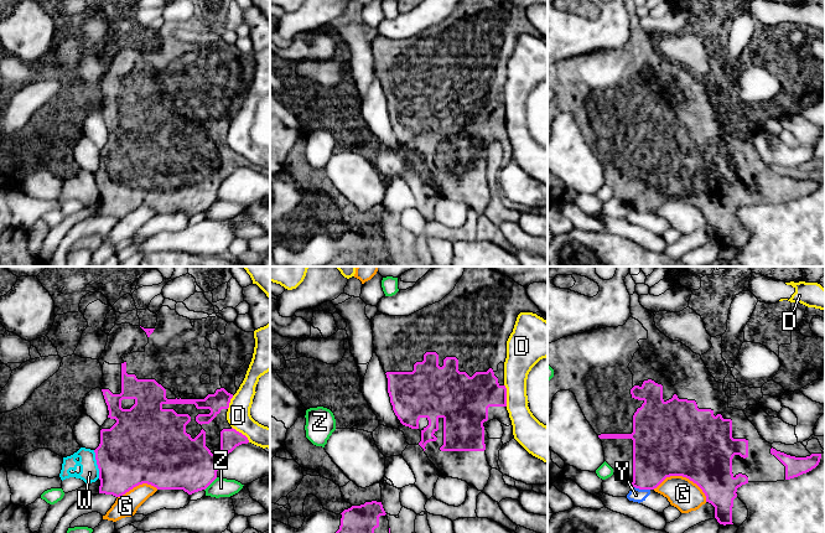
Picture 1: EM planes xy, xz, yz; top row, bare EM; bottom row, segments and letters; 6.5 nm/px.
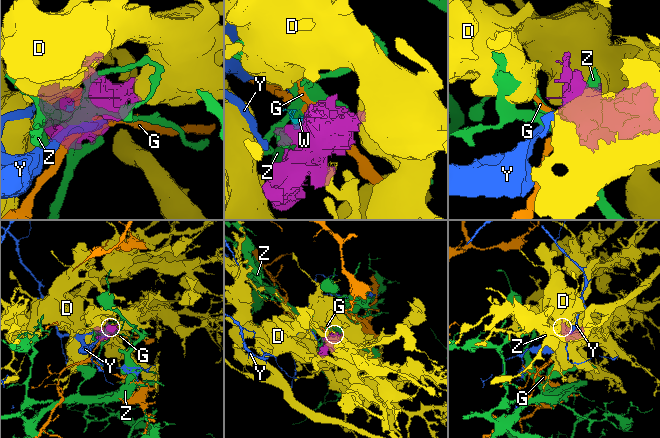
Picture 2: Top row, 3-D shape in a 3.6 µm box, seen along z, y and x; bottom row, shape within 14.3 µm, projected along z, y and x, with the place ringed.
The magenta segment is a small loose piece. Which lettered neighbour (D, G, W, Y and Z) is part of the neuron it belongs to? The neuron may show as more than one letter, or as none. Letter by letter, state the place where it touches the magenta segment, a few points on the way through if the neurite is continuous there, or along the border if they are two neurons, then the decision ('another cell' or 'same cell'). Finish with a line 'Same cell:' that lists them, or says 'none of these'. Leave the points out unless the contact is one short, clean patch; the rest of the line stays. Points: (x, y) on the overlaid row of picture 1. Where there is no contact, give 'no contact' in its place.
D: xz (506, 396) | along xz (504, 384), (507, 405) | another cell
G: yz (683, 476) | another cell
W: xy (97, 464) | along xy (93, 450), (99, 477) | another cell
Y: yz (642, 488) | another cell
Z: xy (211, 482) | another cell
Same cell: none of these

